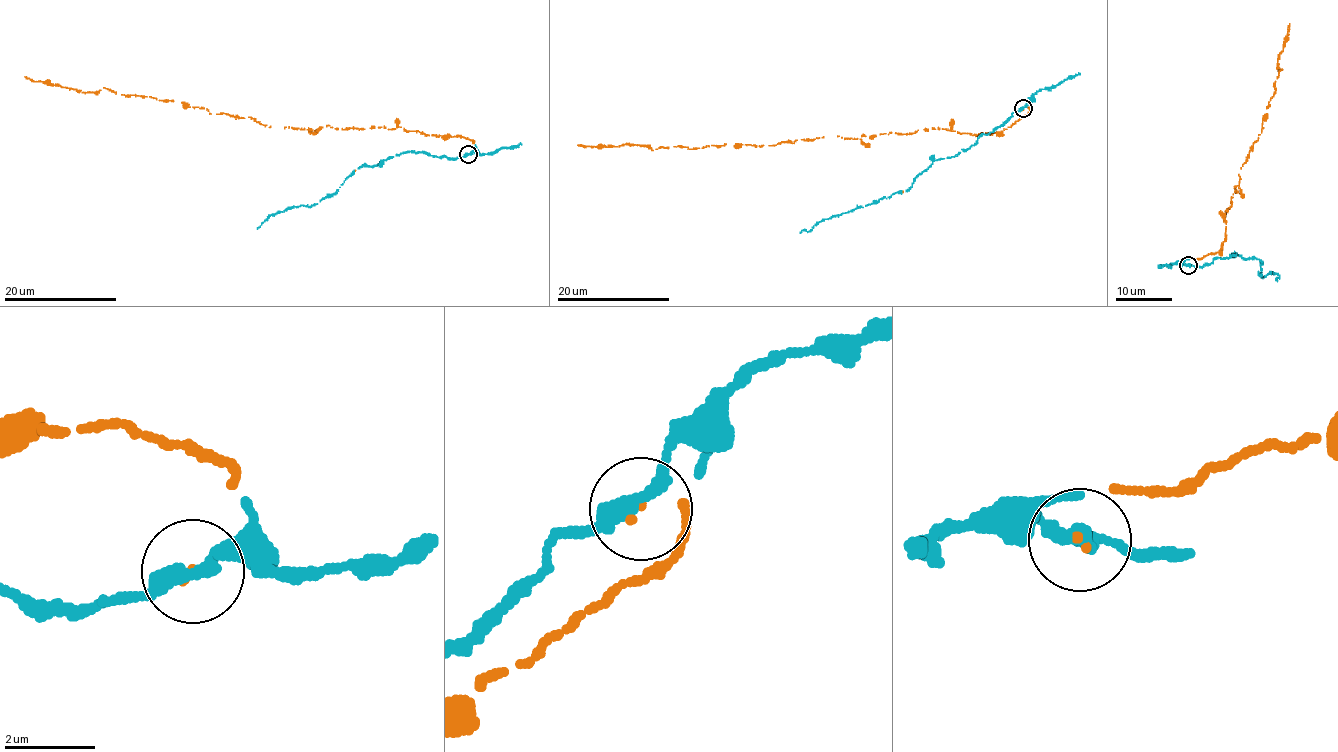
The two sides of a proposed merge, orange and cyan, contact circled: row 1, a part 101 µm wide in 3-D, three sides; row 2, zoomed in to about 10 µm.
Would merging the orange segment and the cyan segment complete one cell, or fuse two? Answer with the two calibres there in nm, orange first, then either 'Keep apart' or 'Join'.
Thickness 140 nm (orange) against 340 nm. Join

